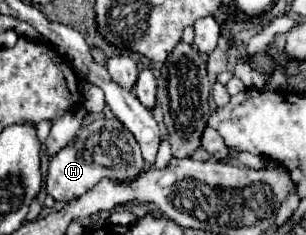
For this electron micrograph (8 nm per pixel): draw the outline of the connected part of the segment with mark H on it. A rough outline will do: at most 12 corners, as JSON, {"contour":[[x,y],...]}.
{"contour":[[96,118],[54,154],[46,192],[70,202],[144,158],[118,118]]}

